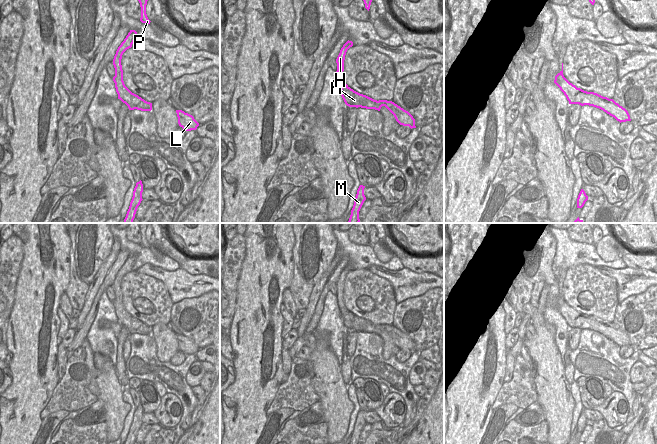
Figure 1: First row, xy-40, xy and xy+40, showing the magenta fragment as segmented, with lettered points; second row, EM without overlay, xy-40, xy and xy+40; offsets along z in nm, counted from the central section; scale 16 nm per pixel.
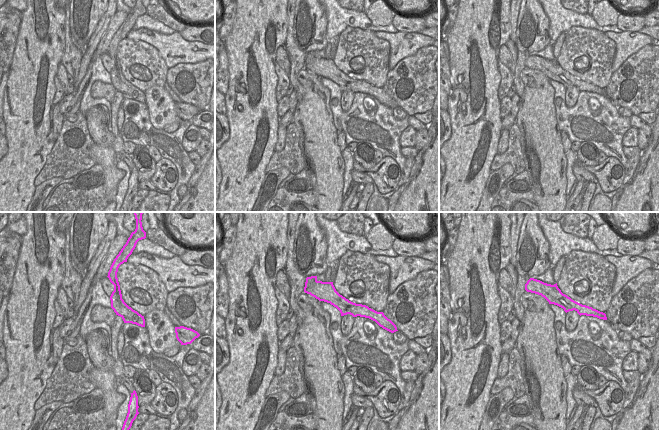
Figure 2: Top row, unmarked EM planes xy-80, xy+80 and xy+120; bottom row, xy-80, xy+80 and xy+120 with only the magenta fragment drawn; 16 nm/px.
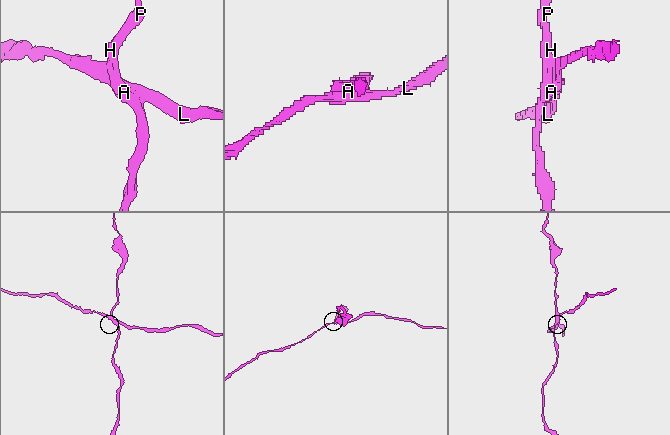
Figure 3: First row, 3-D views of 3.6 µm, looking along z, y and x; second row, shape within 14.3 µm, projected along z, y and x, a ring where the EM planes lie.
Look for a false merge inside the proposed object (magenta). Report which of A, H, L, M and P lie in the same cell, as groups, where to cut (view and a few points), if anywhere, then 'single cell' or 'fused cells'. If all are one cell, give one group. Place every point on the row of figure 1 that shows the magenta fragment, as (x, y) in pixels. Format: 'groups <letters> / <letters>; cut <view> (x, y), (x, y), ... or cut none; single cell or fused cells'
groups A L / H M P; cut xy (347, 86), (341, 89); fused cells

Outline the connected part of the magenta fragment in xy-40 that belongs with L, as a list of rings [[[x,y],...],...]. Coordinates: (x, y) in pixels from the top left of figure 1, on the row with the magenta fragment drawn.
[[[176,110],[178,117],[178,124],[186,131],[196,130],[199,123],[194,119],[194,117],[182,110]]]

